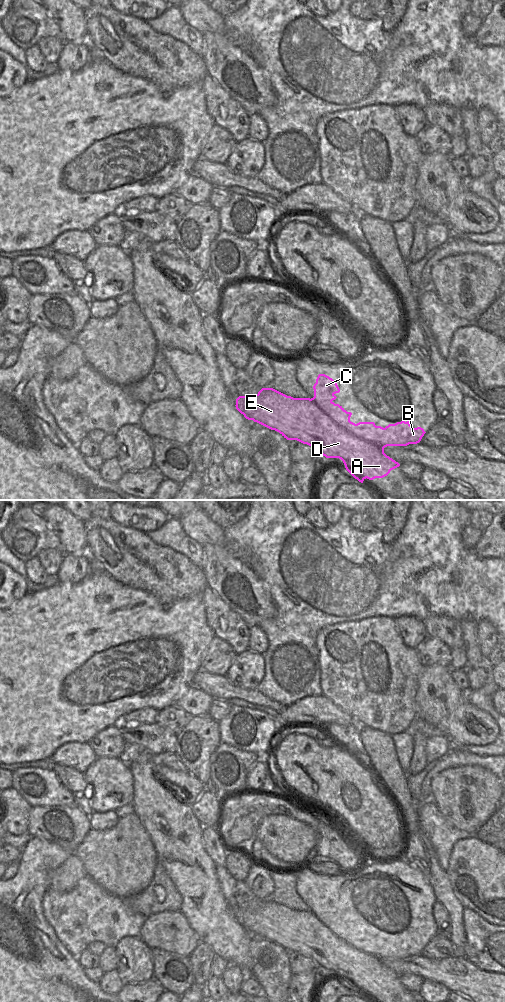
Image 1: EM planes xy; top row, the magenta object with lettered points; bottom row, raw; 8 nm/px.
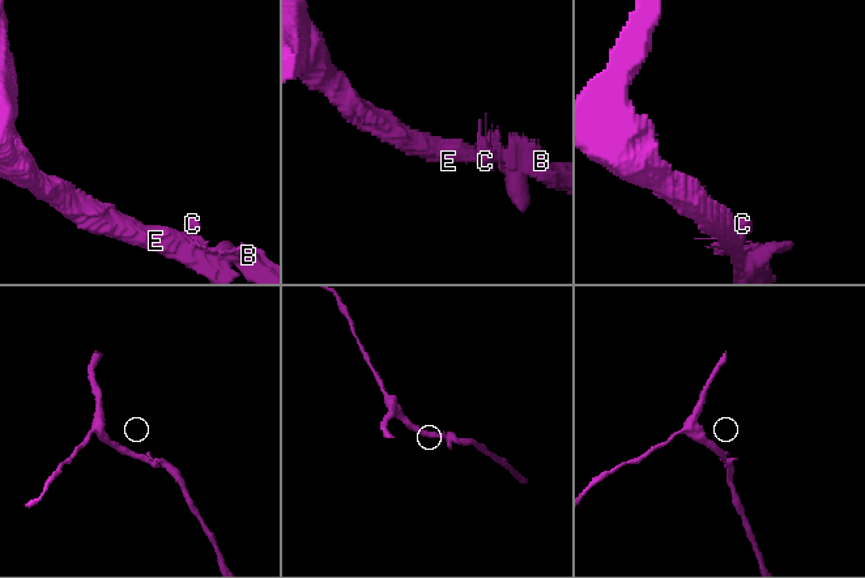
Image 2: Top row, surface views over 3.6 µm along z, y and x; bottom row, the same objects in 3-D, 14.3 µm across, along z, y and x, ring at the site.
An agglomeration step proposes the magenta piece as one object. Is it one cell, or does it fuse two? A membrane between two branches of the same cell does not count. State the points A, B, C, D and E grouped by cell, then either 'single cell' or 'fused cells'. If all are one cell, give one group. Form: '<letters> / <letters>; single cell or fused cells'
A B C D E; single cell

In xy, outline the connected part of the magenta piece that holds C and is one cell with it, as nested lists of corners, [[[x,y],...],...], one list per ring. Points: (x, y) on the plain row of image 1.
[[[325,886],[318,887],[313,901],[314,909],[310,911],[293,910],[273,900],[262,900],[255,908],[239,908],[235,918],[246,931],[279,944],[287,952],[307,956],[316,966],[326,970],[341,971],[346,982],[361,995],[366,990],[383,990],[400,978],[384,965],[385,959],[417,956],[426,945],[421,939],[413,940],[409,933],[389,936],[385,940],[374,934],[351,934],[352,925],[333,914],[337,910],[335,906],[340,904],[336,893]]]

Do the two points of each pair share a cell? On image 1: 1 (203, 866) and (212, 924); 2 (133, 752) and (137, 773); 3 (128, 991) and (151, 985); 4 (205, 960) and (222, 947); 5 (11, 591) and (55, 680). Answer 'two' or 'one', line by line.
1: one
2: two
3: one
4: two
5: two

